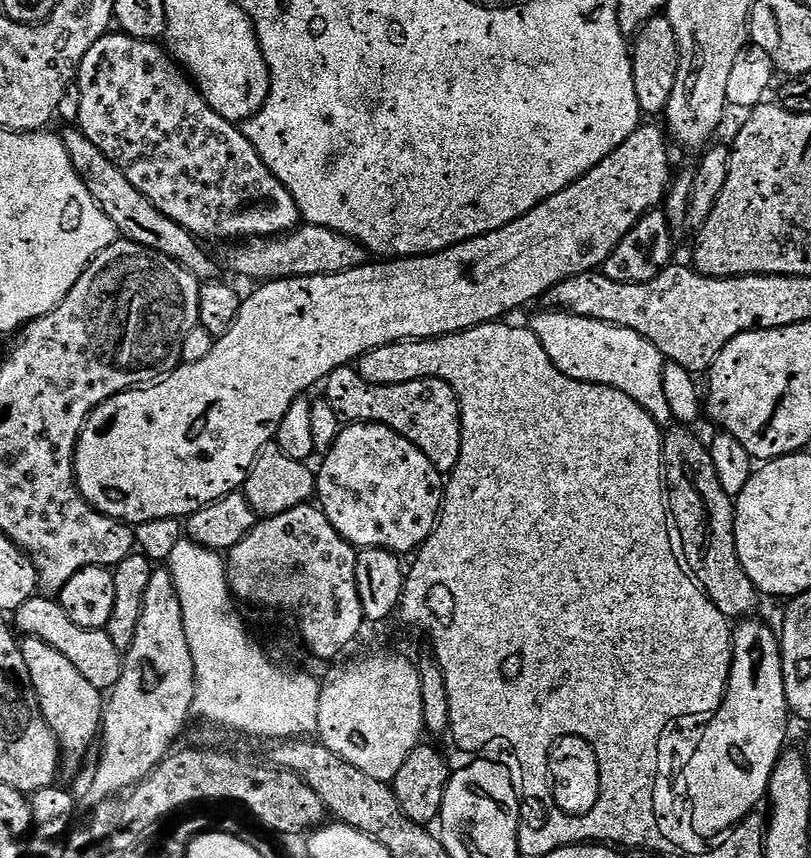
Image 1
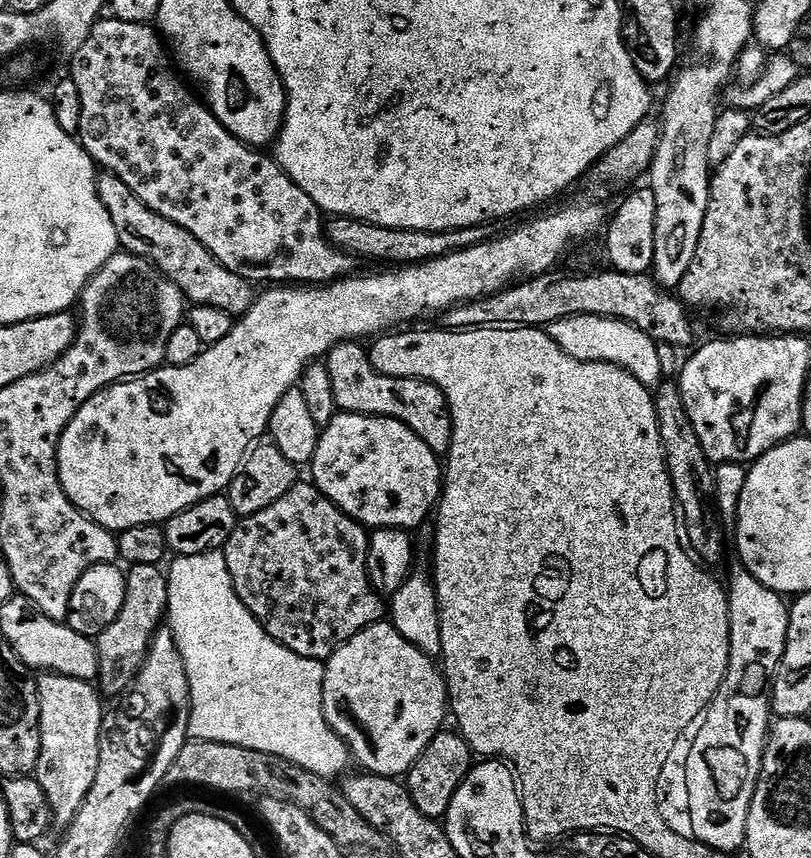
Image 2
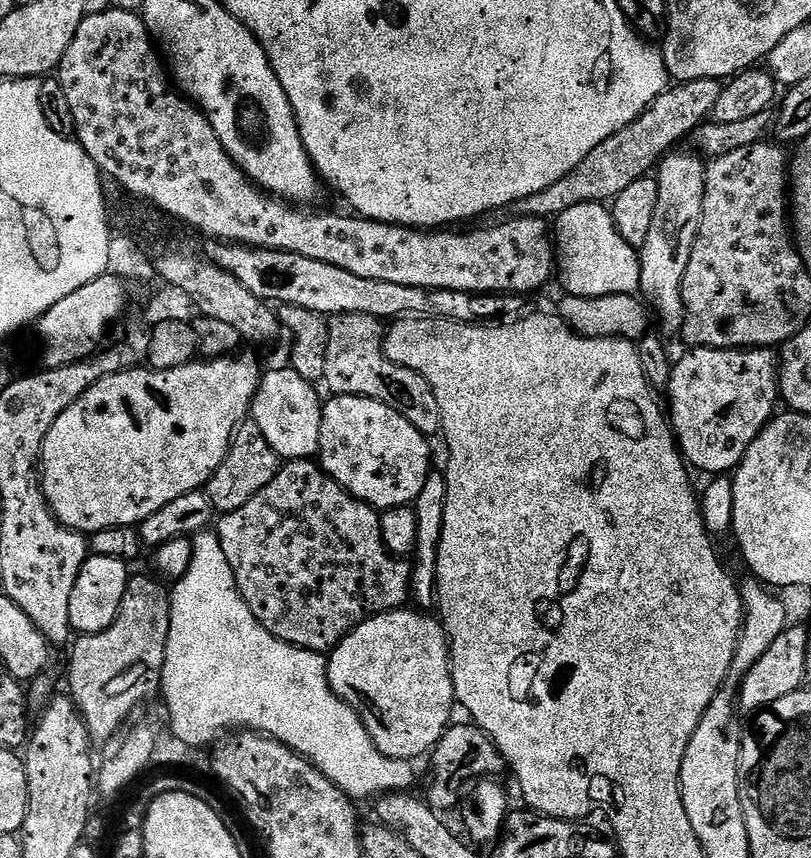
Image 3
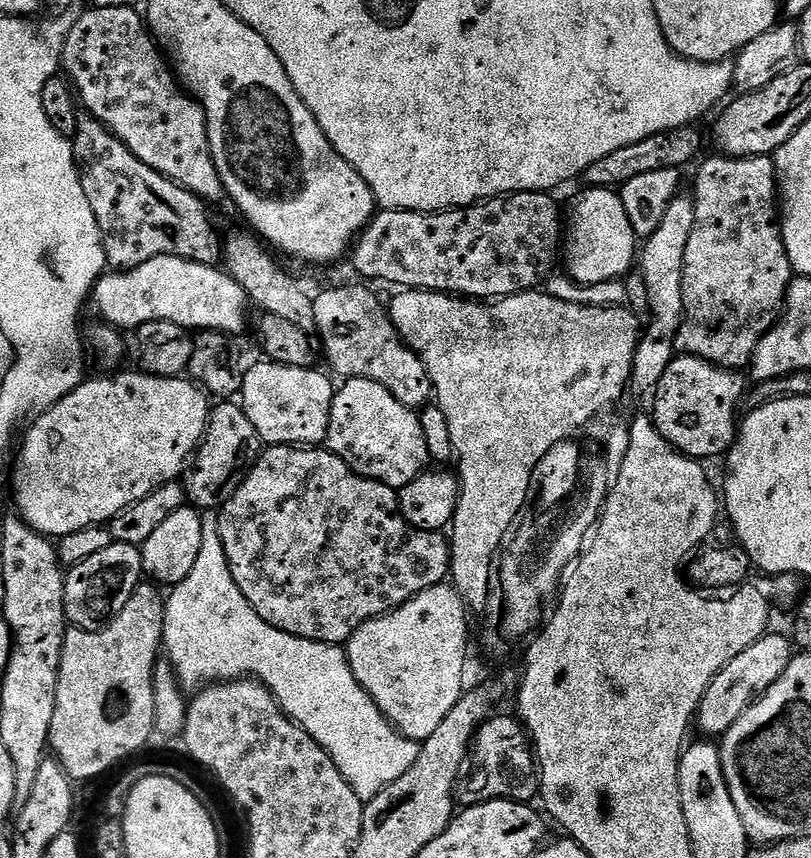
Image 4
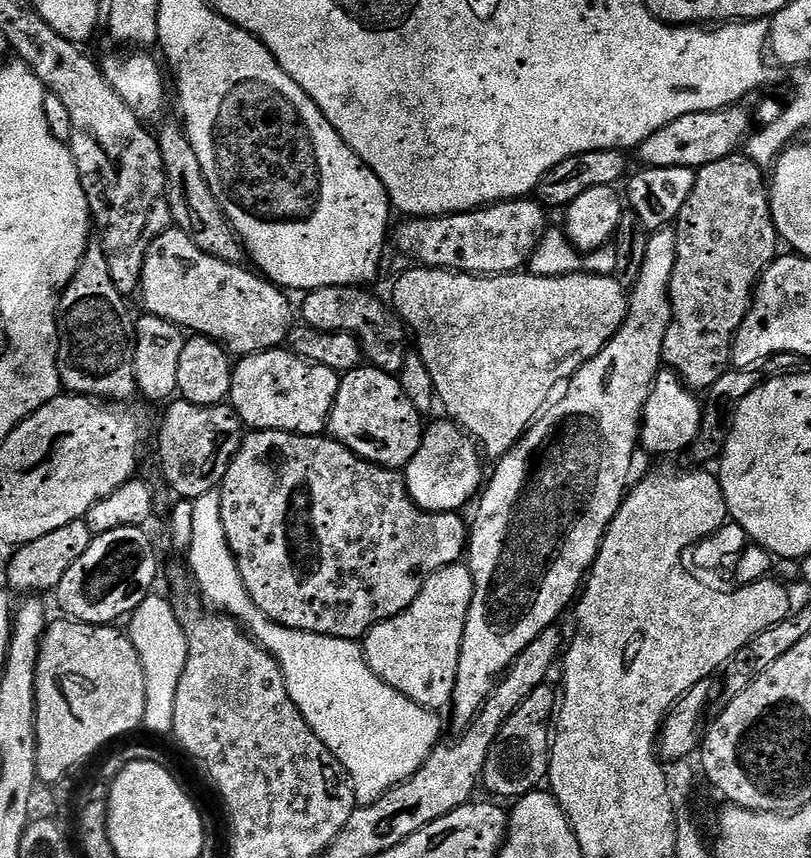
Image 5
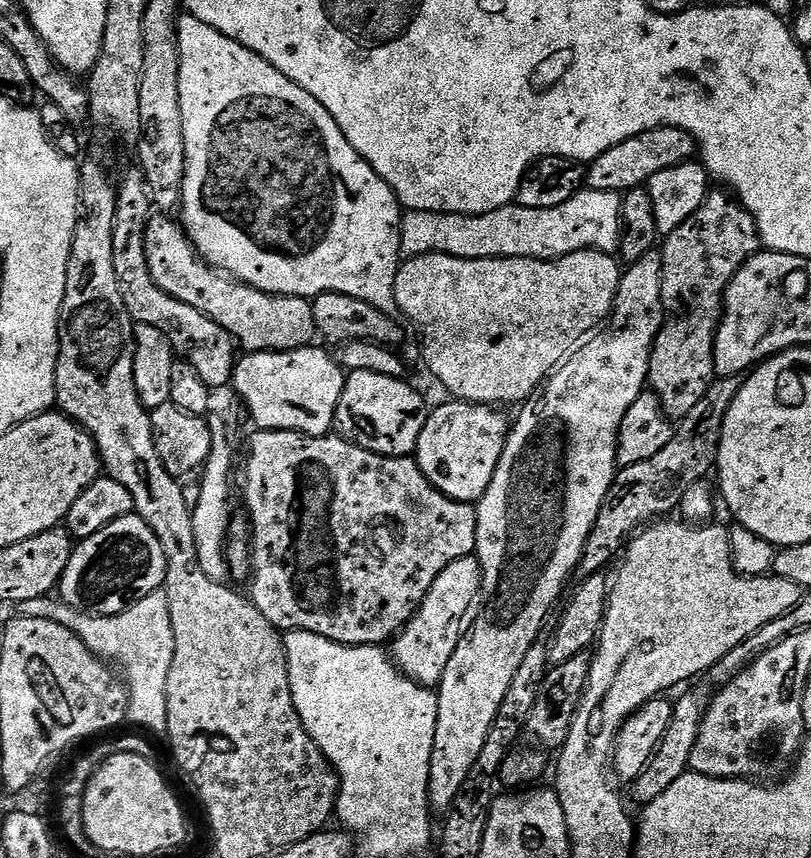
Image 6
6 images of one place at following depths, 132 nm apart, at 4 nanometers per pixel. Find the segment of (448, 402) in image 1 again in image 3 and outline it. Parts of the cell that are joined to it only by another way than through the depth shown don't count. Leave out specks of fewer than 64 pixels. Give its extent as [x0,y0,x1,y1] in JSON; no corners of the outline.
[323,314,442,438]

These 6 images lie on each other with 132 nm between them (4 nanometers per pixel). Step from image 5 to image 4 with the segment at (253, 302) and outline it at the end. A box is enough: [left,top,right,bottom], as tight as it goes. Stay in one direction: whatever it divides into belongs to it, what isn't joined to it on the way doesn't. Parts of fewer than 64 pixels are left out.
[90,256,250,334]

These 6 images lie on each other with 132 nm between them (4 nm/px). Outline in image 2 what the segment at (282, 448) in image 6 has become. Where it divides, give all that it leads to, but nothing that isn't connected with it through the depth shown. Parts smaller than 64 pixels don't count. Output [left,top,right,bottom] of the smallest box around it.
[222,482,385,662]

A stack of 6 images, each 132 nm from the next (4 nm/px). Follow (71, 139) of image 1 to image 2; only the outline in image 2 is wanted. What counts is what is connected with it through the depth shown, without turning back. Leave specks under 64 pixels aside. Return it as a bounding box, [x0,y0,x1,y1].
[96,174,255,318]

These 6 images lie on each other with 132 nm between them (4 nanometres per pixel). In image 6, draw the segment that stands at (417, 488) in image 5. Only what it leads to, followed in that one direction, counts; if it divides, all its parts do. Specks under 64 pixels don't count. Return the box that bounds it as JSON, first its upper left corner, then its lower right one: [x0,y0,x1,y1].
[414,402,510,505]

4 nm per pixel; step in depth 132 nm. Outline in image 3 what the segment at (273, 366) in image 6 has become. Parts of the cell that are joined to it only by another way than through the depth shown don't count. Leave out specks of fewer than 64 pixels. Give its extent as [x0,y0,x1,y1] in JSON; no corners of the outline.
[251,366,322,461]

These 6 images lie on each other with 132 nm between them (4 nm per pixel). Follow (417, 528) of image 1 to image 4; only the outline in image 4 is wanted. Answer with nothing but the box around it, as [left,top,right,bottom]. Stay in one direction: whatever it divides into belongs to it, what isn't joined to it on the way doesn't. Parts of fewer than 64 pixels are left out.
[326,374,429,490]

